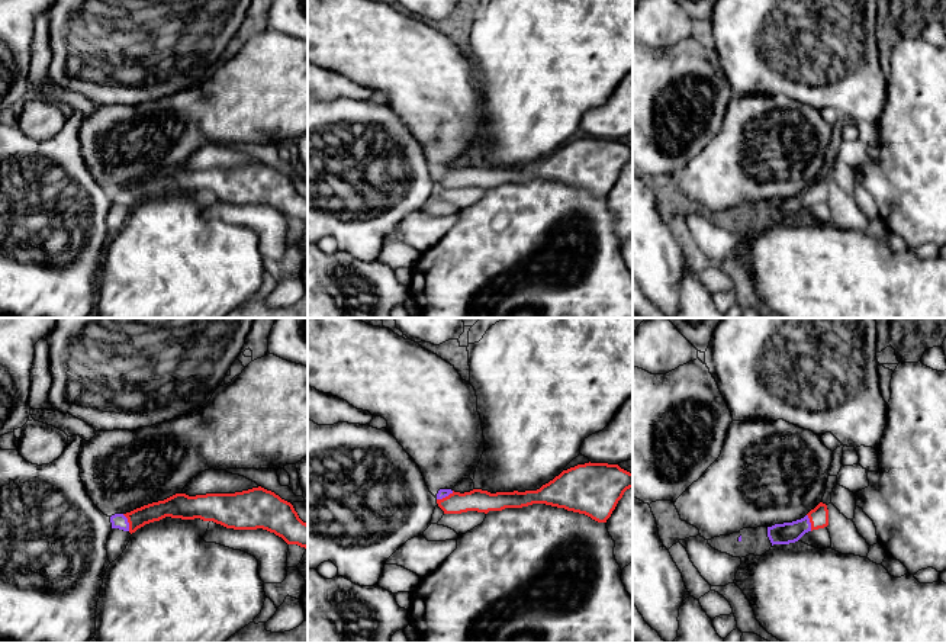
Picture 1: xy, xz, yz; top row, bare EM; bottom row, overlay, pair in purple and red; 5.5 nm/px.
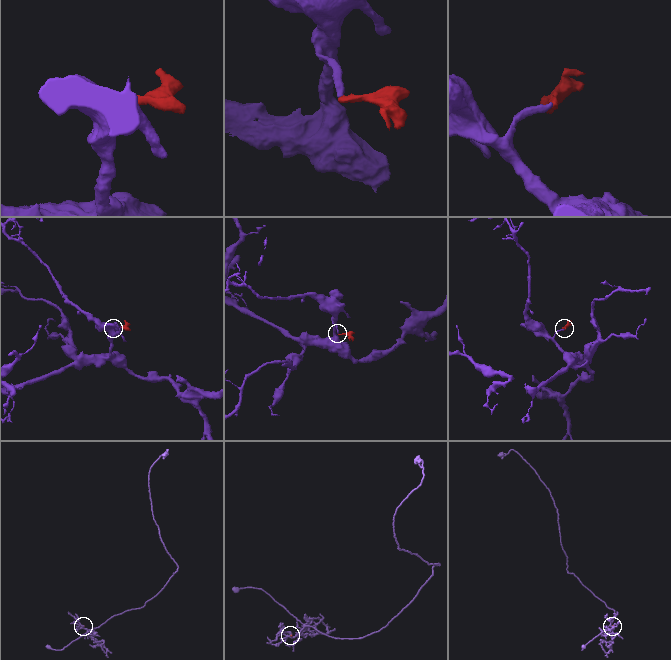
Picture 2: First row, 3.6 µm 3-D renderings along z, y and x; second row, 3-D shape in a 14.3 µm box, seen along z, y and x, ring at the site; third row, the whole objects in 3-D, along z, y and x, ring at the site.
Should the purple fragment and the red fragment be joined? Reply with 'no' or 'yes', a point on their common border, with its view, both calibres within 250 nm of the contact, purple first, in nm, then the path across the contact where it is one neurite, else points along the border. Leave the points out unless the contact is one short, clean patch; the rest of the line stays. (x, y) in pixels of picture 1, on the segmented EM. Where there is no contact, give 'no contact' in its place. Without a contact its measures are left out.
yes | xy (128, 523) | 80/110 nm | across xy (119, 521), (128, 523), (170, 507)

